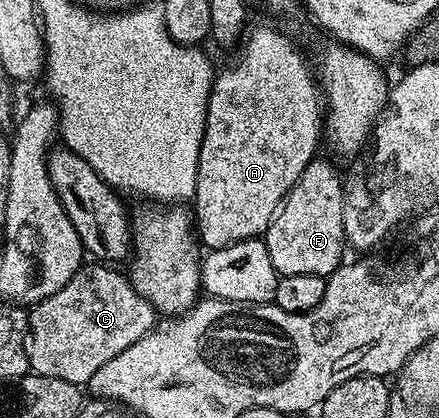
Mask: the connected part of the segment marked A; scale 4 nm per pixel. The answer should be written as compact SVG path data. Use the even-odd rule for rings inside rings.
M252 24L234 54L235 62L221 68L211 85L205 115L205 135L197 163L193 224L204 250L229 247L250 237L262 238L287 193L301 179L301 171L316 160L325 129L325 98L316 74L307 66L299 45L275 25Z

